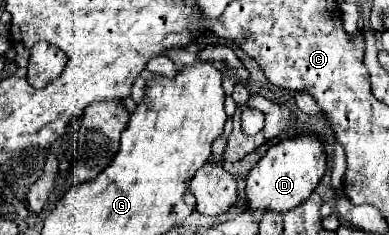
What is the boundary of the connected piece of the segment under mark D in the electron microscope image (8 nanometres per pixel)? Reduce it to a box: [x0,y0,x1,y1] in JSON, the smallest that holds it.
[247,134,327,212]

